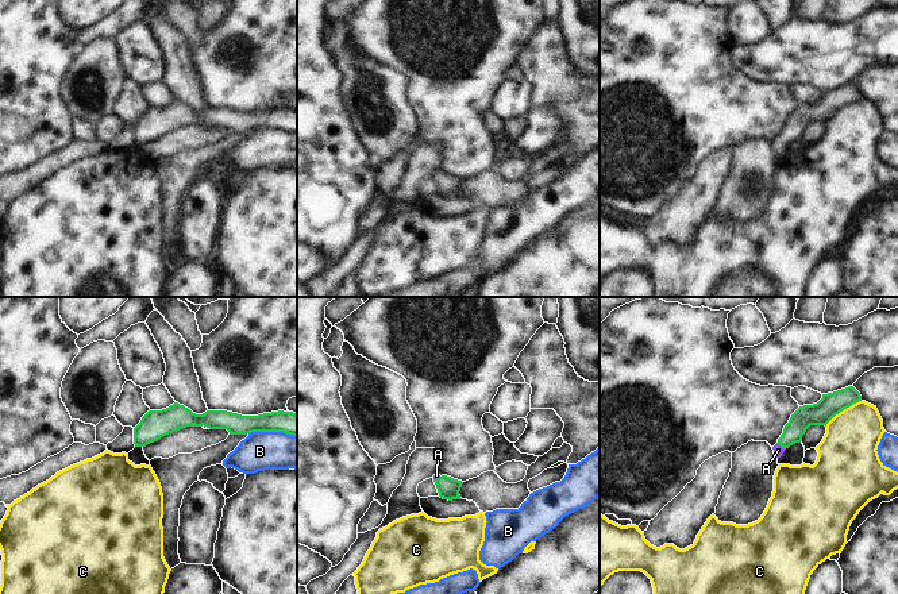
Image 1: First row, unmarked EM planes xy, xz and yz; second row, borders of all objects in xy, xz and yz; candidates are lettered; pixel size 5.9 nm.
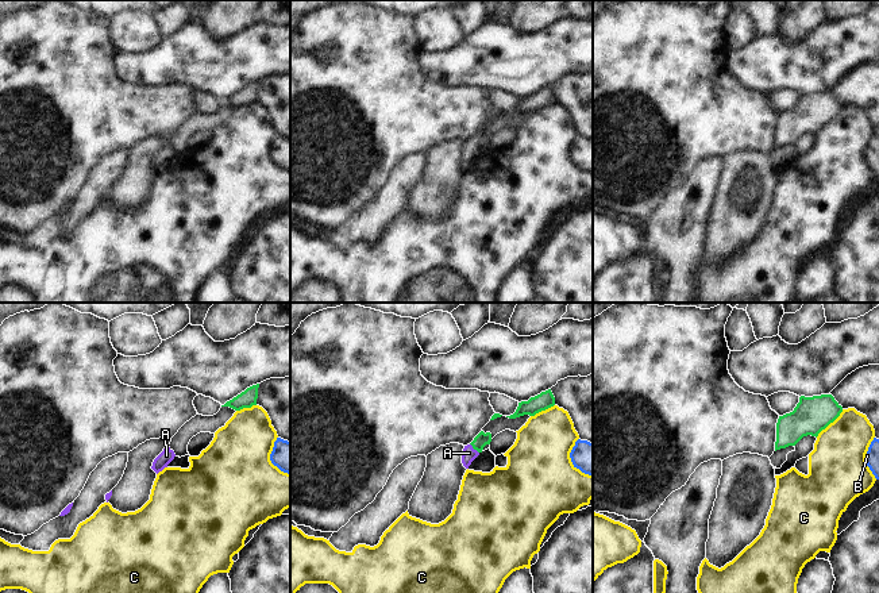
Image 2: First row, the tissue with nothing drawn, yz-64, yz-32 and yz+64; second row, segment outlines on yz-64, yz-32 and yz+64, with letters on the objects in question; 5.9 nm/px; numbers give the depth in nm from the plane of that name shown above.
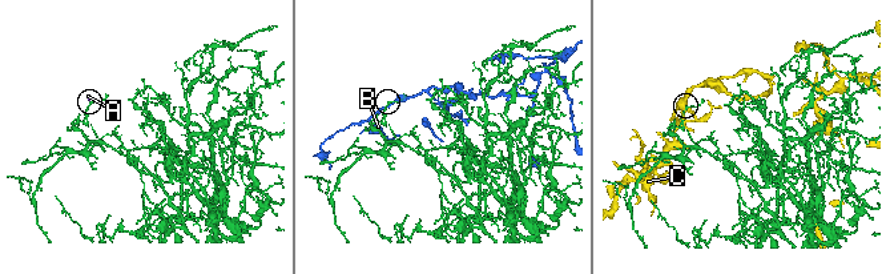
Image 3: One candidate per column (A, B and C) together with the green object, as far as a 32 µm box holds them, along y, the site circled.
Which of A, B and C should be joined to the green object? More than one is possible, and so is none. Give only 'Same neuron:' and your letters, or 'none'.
Same neuron: A.

